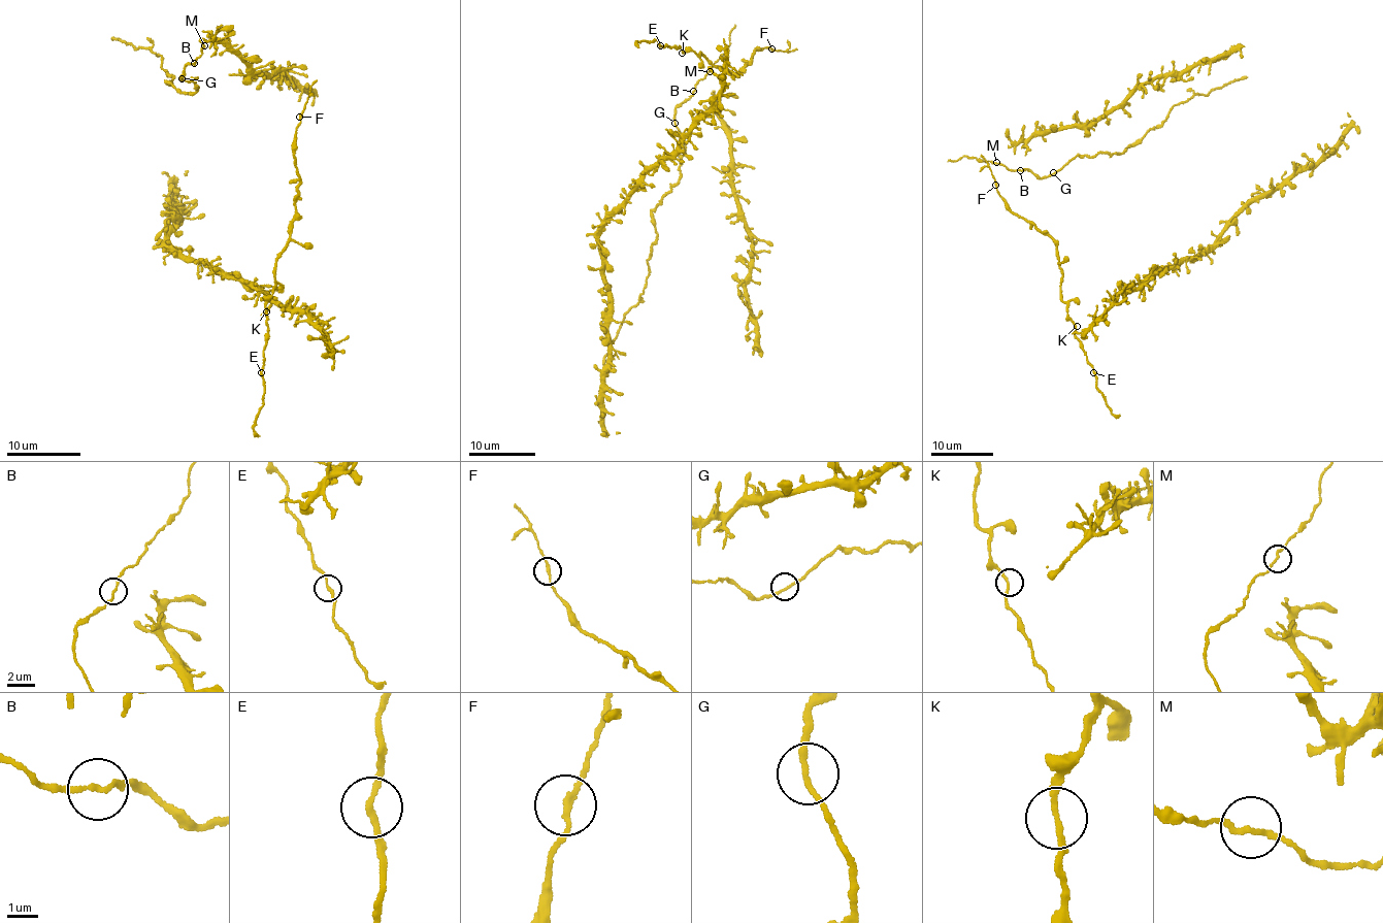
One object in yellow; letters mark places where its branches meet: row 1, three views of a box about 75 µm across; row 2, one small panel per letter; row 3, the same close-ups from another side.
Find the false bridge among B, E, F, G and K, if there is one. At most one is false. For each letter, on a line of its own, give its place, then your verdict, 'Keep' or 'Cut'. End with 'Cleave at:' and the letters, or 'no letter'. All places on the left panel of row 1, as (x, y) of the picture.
B: Place: (194, 63). Keep
E: Place: (261, 372). Keep
F: Place: (299, 117). Keep
G: Place: (182, 78). Keep
K: Place: (266, 311). Keep
Cleave at: no letter

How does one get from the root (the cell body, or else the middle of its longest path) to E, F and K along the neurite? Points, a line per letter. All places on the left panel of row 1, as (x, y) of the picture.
E: (289, 234), (288, 244), (276, 262), (274, 291), (265, 307), (268, 330), (261, 372)
F: (289, 234), (300, 184), (293, 151), (299, 117)
K: (289, 234), (288, 244), (276, 262), (275, 284), (266, 311)

